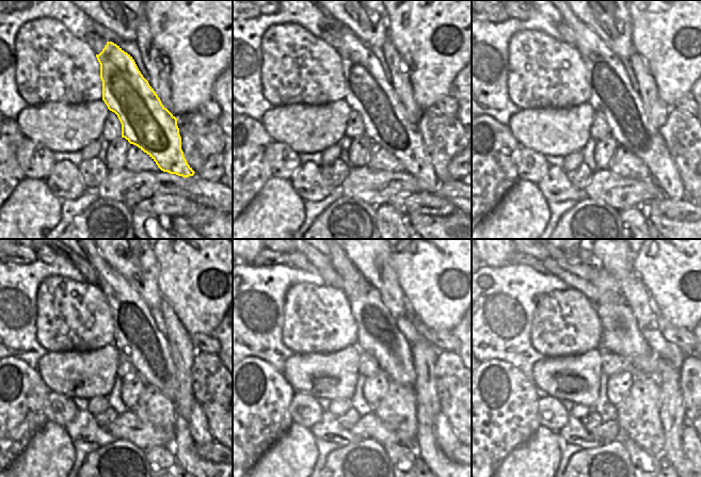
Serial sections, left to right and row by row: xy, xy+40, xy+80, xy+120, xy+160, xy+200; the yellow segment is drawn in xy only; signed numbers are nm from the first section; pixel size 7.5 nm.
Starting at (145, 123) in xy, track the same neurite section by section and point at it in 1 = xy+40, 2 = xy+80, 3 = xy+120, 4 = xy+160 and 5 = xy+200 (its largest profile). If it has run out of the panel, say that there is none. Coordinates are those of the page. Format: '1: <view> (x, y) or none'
1: xy+40 (386, 122)
2: xy+80 (611, 95)
3: xy+120 (136, 336)
4: xy+160 (378, 335)
5: xy+200 (620, 334)

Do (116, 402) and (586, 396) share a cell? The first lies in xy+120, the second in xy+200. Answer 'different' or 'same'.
different

